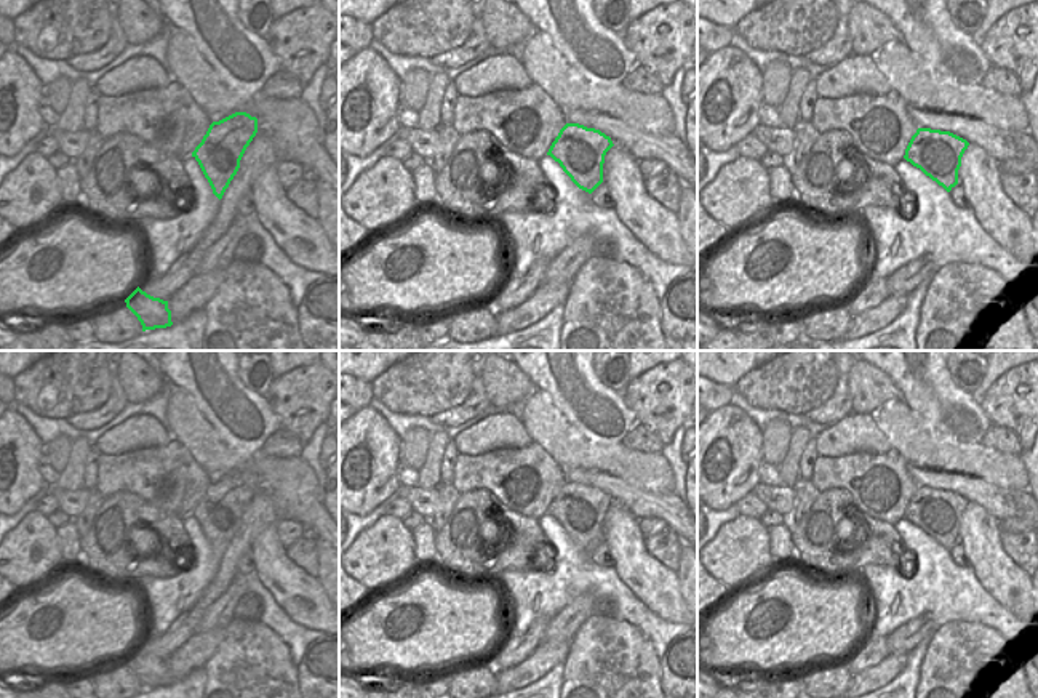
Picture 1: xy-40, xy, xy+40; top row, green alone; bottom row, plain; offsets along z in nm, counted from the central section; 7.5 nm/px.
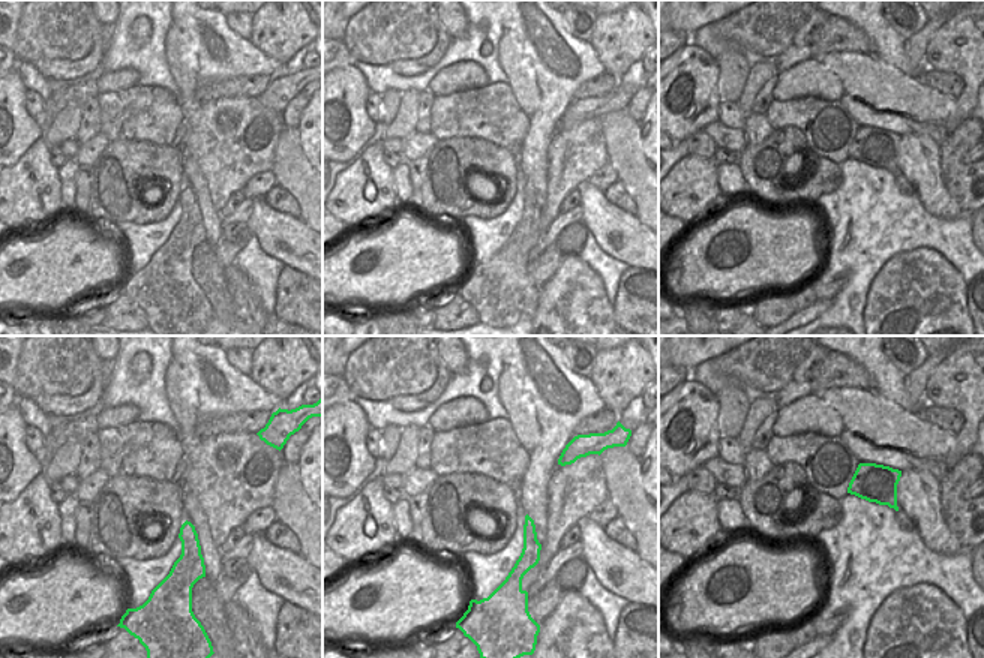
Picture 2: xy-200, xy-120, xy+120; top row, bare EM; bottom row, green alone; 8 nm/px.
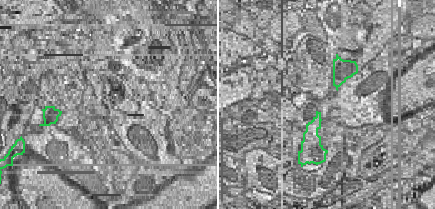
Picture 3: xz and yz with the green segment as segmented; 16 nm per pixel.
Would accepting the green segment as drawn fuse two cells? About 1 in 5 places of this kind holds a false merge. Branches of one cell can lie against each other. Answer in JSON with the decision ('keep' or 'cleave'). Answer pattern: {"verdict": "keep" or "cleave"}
{"verdict": "keep"}

